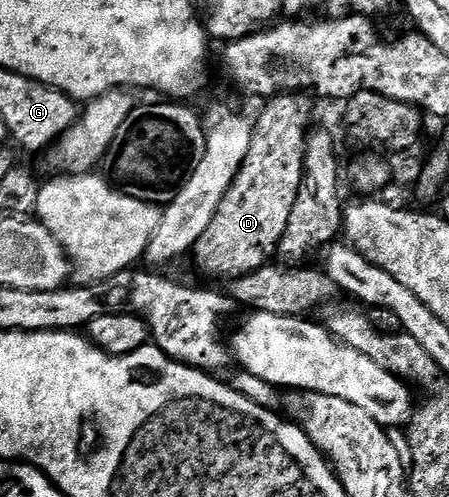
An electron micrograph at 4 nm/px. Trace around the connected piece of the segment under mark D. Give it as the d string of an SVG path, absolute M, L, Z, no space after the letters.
M280 94L270 96L253 124L251 146L247 150L247 158L243 158L241 169L231 182L219 210L215 210L215 218L211 218L211 226L203 230L195 249L197 268L205 276L214 276L217 280L232 282L238 276L246 276L274 259L277 243L283 238L283 230L287 228L287 218L291 216L291 206L295 206L295 198L299 198L299 182L303 178L303 158L305 157L305 137L310 131L309 119L313 116L313 108L305 94Z

